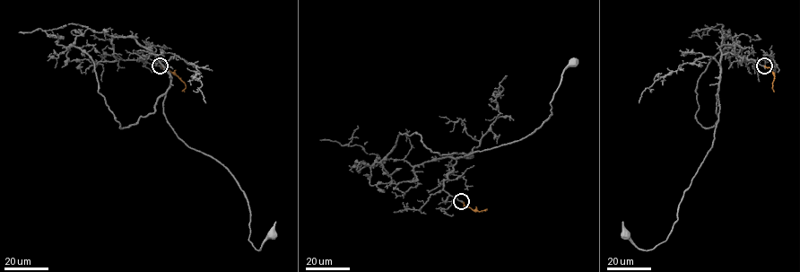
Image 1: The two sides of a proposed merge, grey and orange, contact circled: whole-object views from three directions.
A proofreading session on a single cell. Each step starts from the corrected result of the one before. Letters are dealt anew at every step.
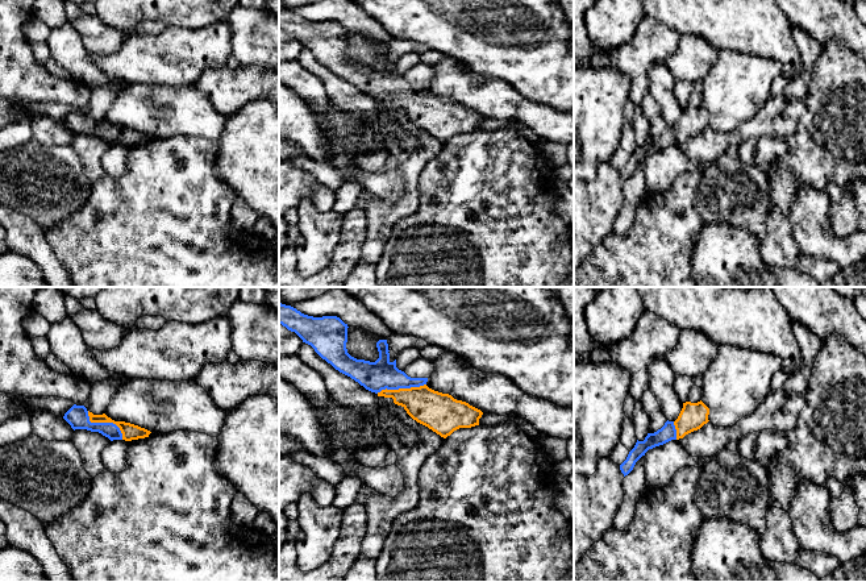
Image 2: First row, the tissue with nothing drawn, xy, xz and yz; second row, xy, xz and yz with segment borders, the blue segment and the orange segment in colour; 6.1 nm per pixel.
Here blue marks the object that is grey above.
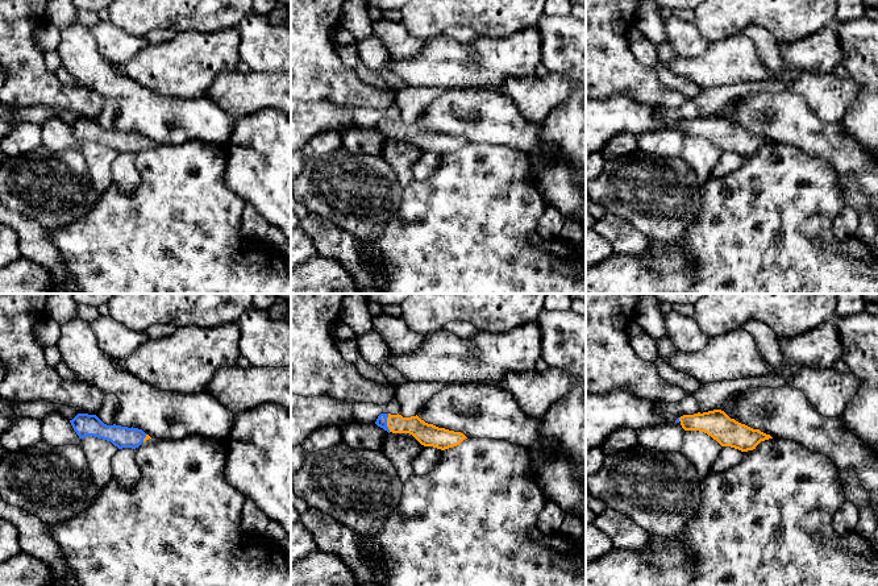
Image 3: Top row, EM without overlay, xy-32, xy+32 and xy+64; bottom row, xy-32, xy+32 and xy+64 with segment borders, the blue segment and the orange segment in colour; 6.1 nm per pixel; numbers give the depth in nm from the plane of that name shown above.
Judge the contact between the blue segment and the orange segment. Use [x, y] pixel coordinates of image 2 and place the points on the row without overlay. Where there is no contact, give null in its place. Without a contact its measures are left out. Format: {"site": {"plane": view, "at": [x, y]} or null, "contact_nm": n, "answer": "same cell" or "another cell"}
{"site": {"plane": "xy", "at": [105, 128]}, "contact_nm": 280, "answer": "same cell"}

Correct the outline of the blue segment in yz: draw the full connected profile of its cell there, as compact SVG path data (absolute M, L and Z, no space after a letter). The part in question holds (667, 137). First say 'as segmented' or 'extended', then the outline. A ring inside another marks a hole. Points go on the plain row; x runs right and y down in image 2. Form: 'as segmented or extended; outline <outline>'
extended; outline M700 105L698 108L686 107L675 126L666 126L665 130L654 138L648 138L644 146L636 147L626 165L620 170L621 178L628 180L636 167L645 161L649 154L663 150L671 145L683 144L686 140L700 134L707 129L709 113Z

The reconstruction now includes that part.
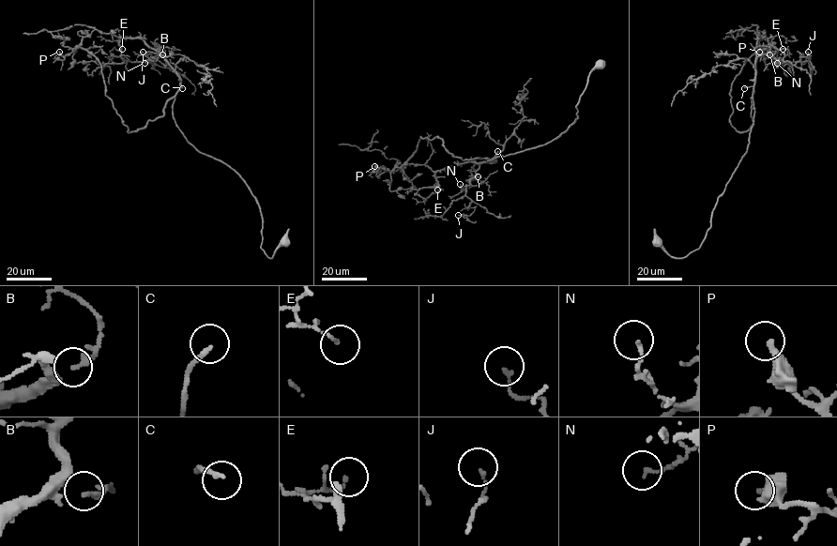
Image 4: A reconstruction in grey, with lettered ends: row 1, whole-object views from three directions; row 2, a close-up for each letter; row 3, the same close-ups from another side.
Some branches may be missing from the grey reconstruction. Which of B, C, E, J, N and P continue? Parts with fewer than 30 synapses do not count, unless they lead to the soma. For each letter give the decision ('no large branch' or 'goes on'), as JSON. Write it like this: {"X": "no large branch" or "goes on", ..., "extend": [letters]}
{"B": "no large branch", "C": "goes on", "E": "no large branch", "J": "no large branch", "N": "no large branch", "P": "no large branch", "extend": ["C"]}

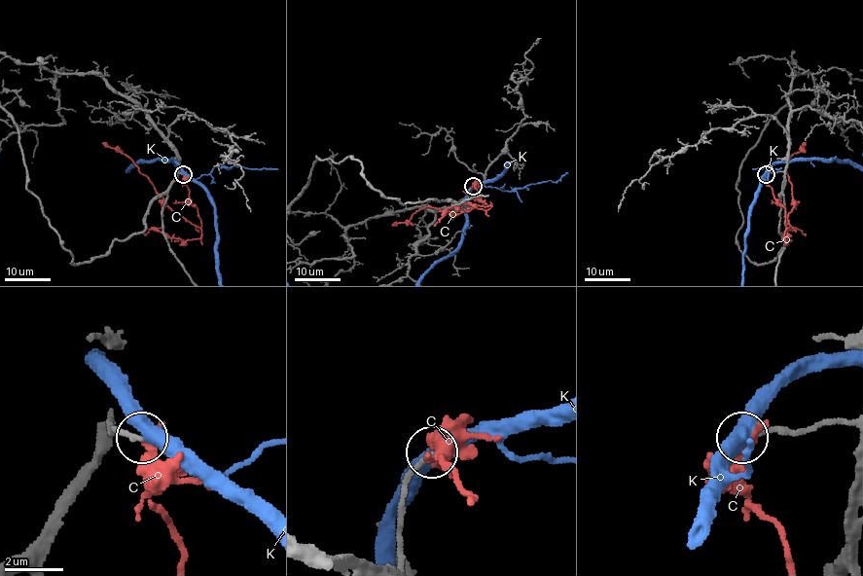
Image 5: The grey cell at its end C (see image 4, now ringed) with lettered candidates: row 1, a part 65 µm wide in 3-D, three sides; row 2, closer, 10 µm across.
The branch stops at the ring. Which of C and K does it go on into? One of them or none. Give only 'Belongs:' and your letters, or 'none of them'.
Belongs: none of them

